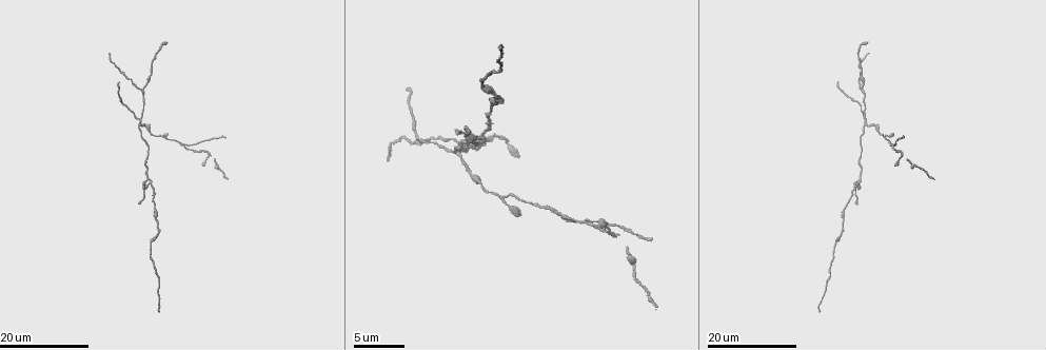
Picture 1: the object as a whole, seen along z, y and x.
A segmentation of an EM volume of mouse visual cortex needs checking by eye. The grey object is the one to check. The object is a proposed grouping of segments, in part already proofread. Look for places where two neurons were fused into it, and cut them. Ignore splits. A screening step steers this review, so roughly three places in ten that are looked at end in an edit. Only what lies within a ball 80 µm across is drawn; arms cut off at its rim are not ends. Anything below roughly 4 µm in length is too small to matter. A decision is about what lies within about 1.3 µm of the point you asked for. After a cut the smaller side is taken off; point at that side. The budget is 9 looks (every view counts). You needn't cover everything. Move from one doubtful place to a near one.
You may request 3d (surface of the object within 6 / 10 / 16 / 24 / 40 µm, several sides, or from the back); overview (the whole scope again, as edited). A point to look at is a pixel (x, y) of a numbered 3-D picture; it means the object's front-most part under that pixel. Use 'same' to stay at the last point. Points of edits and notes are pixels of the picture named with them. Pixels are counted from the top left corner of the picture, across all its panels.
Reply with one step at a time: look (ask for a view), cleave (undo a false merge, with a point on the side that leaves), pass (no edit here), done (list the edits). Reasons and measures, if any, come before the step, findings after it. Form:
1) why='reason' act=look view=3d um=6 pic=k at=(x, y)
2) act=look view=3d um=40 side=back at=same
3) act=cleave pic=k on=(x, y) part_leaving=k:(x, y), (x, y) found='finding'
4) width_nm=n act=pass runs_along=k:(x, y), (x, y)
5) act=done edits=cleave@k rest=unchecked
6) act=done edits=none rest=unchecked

why='arms part here' act=look view=3d um=24 pic=1 at=(866, 120)

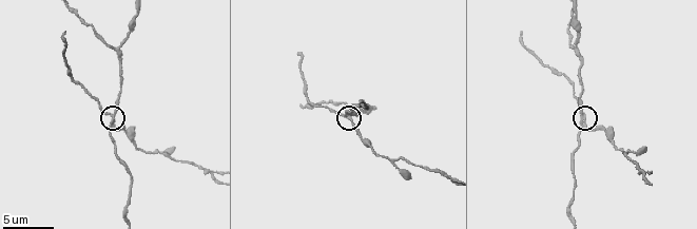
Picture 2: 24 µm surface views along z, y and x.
why='closer look' act=look view=3d um=10 pic=2 at=(112, 116)

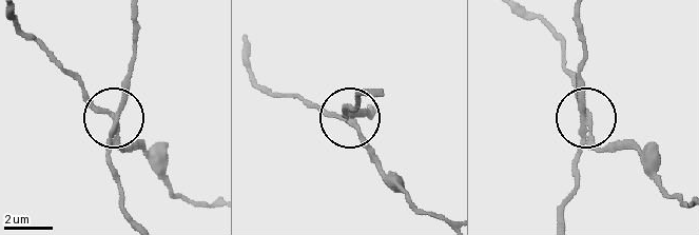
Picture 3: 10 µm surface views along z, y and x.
why='other side' act=look view=3d um=10 side=back pic=3 at=(112, 114)

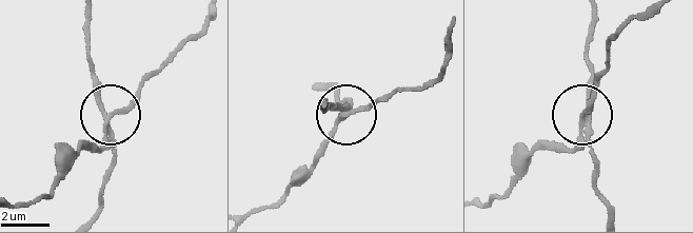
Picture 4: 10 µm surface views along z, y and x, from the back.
arms=3 act=pass runs_along=4:(92, 214), (111, 159), (113, 117), (151, 77) found='one neuron here'

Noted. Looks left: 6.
why='thick turns thin' act=look view=3d um=24 pic=1 at=(845, 206)

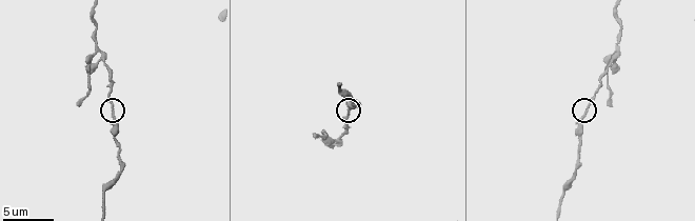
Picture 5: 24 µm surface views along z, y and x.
act=look view=3d um=6 pic=5 at=(112, 116)

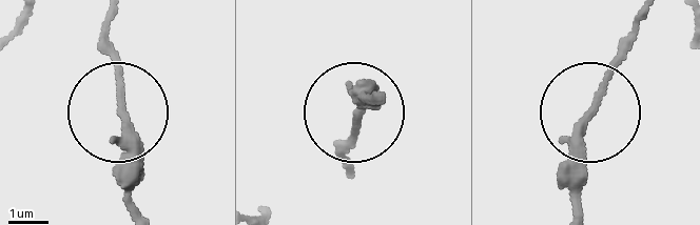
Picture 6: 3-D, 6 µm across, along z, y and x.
act=look view=3d um=6 side=back pic=6 at=(361, 114)

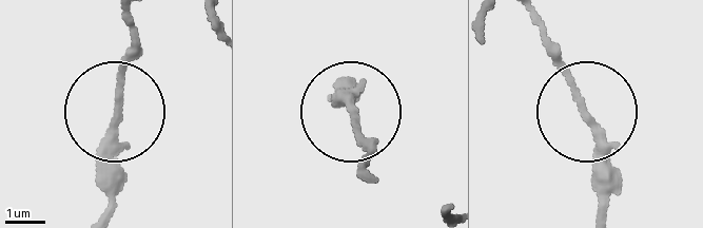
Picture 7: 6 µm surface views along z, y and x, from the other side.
width_nm=200 act=pass runs_along=7:(131, 16), (114, 207) found='continuous, no second neuron'

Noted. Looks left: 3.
why='a fork' act=look view=3d um=10 pic=2 at=(575, 48)

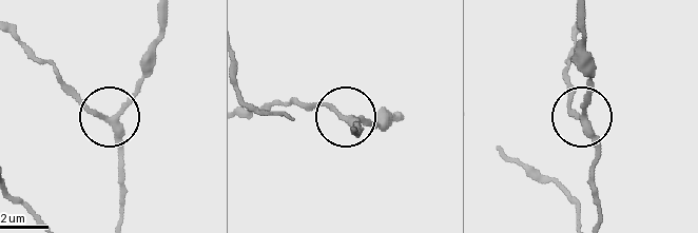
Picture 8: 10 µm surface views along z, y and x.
side_arm_um=13 act=pass runs_along=8:(120, 214), (120, 129), (58, 77) found='continuous, no second neuron'

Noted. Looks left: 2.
why='side arm on a straight run' act=look view=3d um=6 pic=2 at=(213, 178)

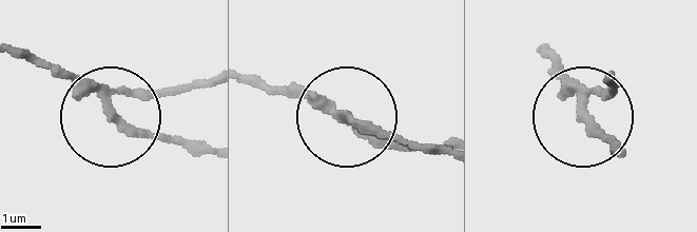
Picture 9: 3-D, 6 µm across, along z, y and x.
why='from behind' act=look view=3d um=6 side=back pic=9 at=(347, 116)

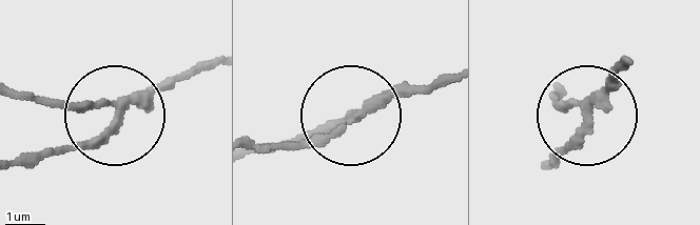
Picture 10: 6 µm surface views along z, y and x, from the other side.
arms=3 act=cleave pic=10 on=(92, 107) part_leaving=10:(137, 90), (110, 100), (19, 100) found='two neurons meet here'

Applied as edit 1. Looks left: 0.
act=done edits=cleave@10 rest=unchecked

